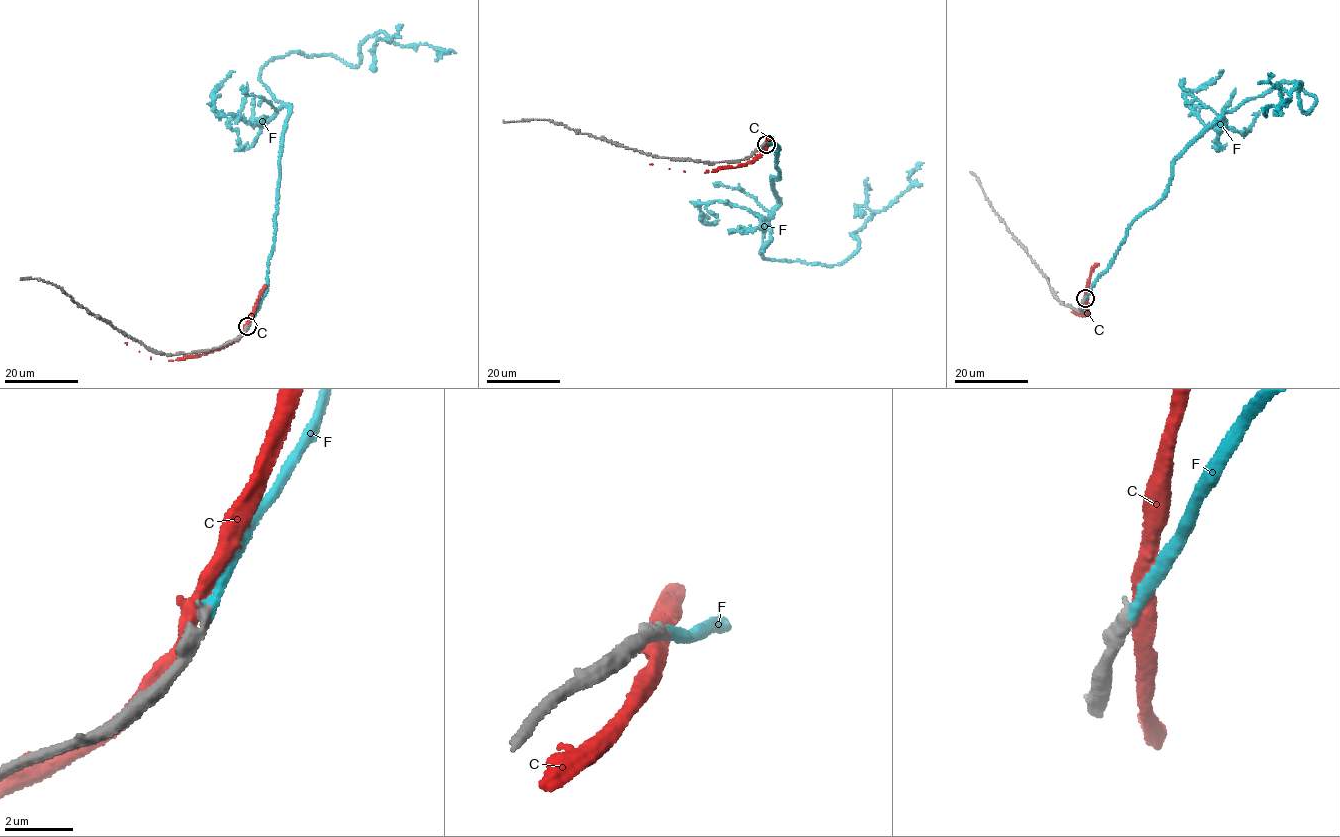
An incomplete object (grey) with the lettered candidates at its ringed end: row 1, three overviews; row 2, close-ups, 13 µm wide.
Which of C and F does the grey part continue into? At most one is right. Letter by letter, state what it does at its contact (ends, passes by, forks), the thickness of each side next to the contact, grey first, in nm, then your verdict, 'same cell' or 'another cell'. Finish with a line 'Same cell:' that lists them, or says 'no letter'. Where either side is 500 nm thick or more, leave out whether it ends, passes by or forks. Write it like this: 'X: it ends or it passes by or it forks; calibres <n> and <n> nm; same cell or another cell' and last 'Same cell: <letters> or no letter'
C: it passes by; calibres 440 and 480 nm; another cell
F: it ends; calibres 440 and 300 nm; same cell
Same cell: F

